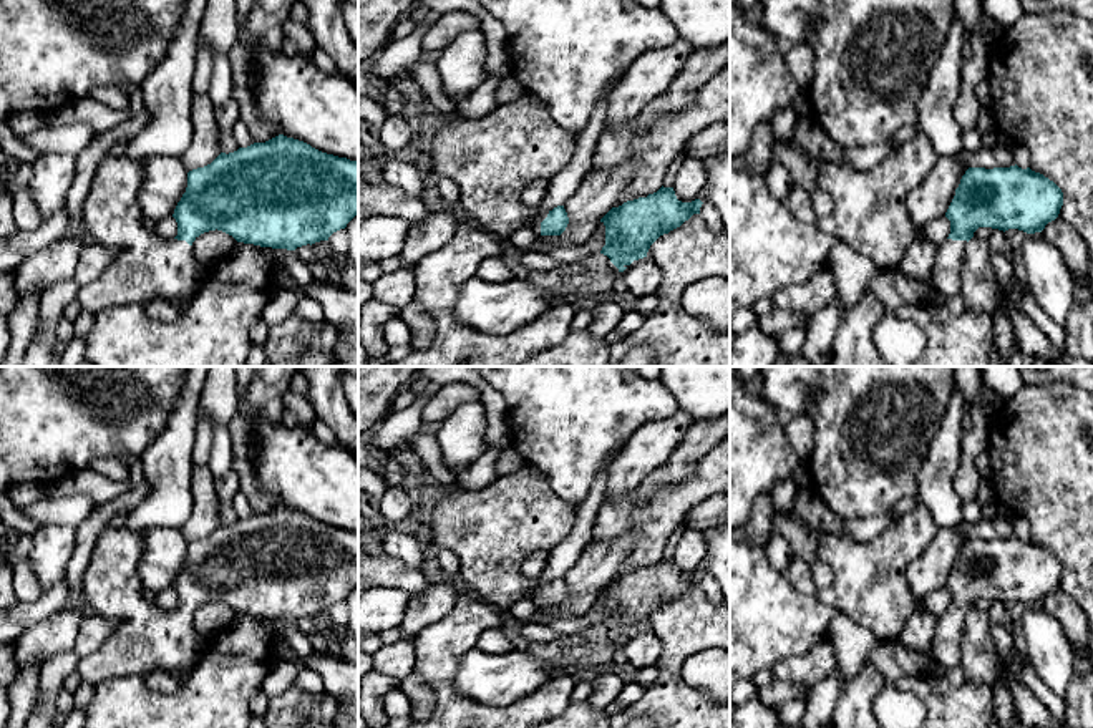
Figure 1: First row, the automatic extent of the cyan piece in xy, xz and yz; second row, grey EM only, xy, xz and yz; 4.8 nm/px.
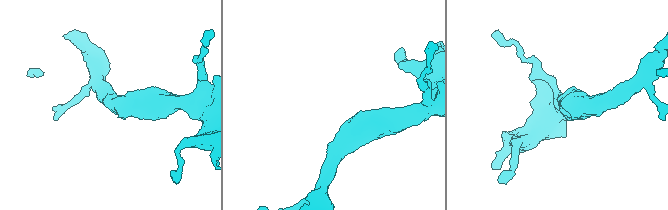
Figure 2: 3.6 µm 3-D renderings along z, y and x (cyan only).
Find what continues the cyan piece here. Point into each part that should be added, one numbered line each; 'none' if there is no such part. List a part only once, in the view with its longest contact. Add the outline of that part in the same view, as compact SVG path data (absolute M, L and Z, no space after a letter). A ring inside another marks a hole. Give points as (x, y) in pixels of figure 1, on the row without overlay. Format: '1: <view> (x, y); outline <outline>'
1: xz (493, 531); outline M531 463L499 476L479 491L443 496L426 519L431 526L430 556L453 551L459 557L458 580L478 597L508 612L517 600L529 597L541 607L541 594L552 582L539 582L522 574L522 562L536 551L551 551L571 532L576 506L562 501L551 488L547 474Z

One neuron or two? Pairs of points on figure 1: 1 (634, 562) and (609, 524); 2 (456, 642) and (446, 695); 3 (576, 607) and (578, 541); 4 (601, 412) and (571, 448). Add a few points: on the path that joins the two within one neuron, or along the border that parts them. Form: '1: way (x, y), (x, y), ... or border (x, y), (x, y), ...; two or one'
1: way (641, 548), (641, 536), (629, 524), (624, 524); one
2: way (445, 655), (445, 682); one
3: border (591, 541), (563, 576); two
4: way (592, 420), (573, 440); one

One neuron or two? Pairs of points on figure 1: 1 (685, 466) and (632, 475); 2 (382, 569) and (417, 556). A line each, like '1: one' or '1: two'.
1: two
2: two

